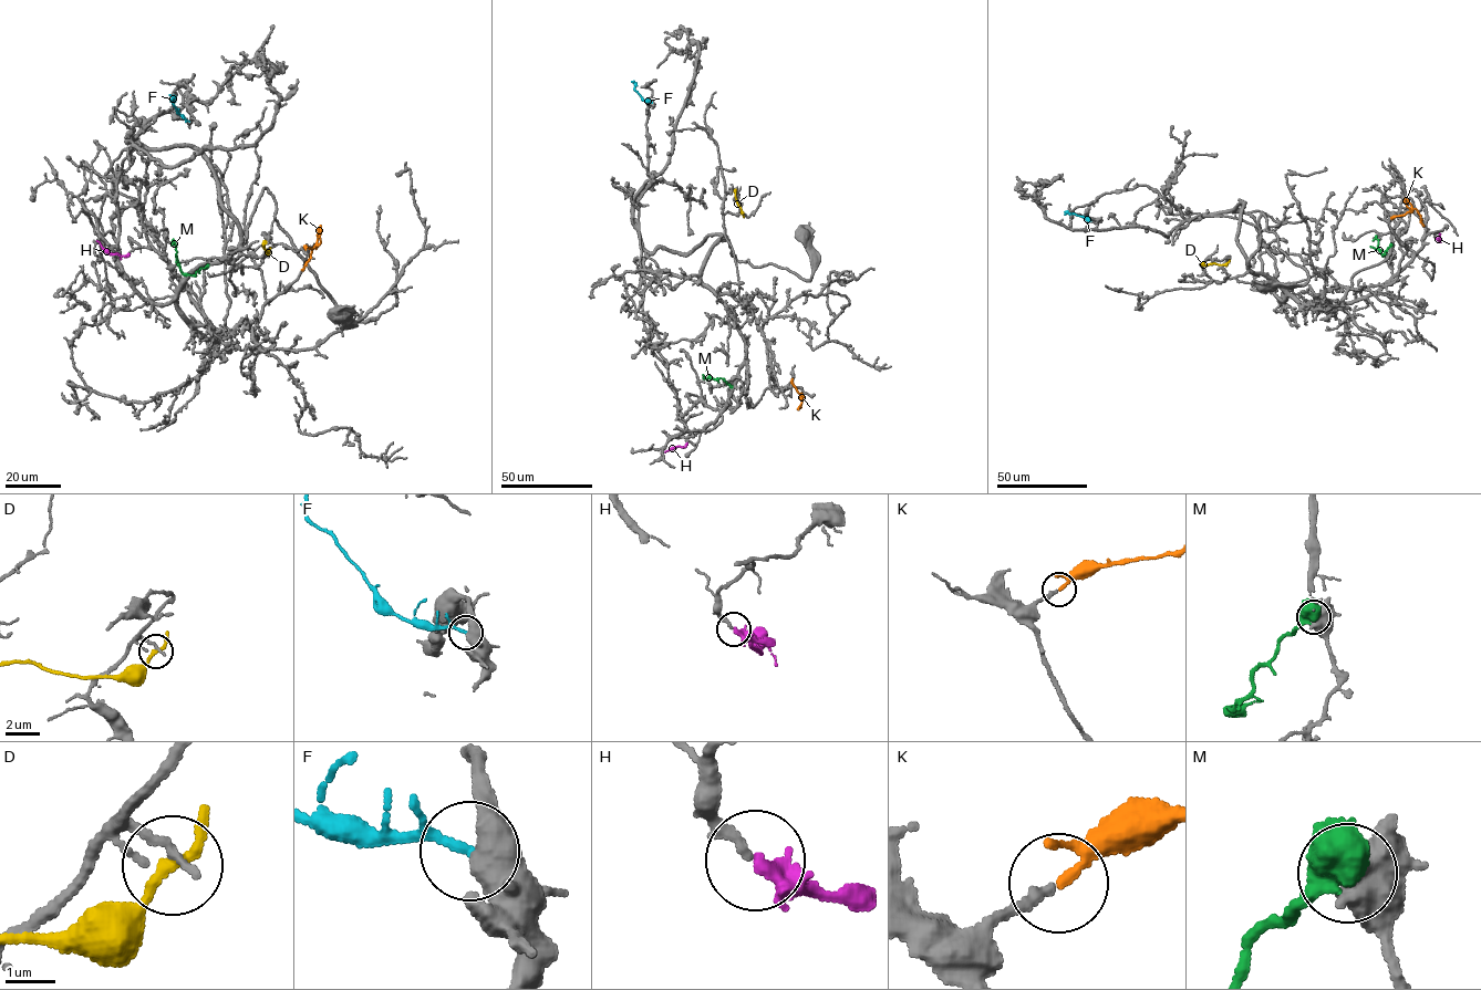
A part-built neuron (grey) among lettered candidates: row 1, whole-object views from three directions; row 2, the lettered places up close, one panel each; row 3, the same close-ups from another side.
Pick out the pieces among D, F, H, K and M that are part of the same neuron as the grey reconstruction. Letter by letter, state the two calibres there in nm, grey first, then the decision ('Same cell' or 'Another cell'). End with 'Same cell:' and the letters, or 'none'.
D: Thickness 170 nm (grey) against 180 nm. Another cell
F: Thickness 480 nm (grey) against 150 nm. Another cell
H: Thickness 200 nm (grey) against 200 nm. Same cell
K: Thickness 180 nm (grey) against 140 nm. Same cell
M: Thickness 700 nm (grey) against 550 nm. Another cell
Same cell: H, K

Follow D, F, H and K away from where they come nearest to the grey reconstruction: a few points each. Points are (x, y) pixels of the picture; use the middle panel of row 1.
D: (743, 215), (735, 189)
F: (651, 102), (643, 100), (631, 81)
H: (686, 443), (684, 447), (664, 452)
K: (791, 379), (801, 400), (797, 408)

